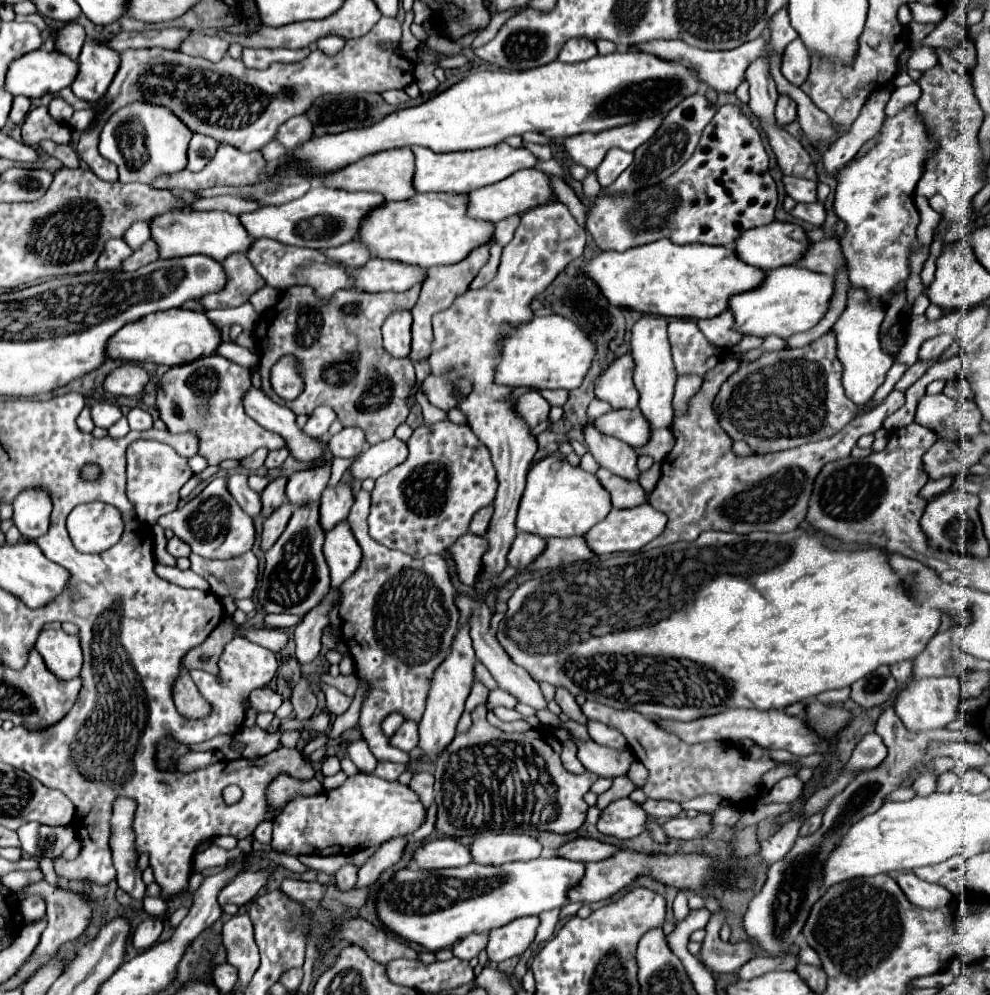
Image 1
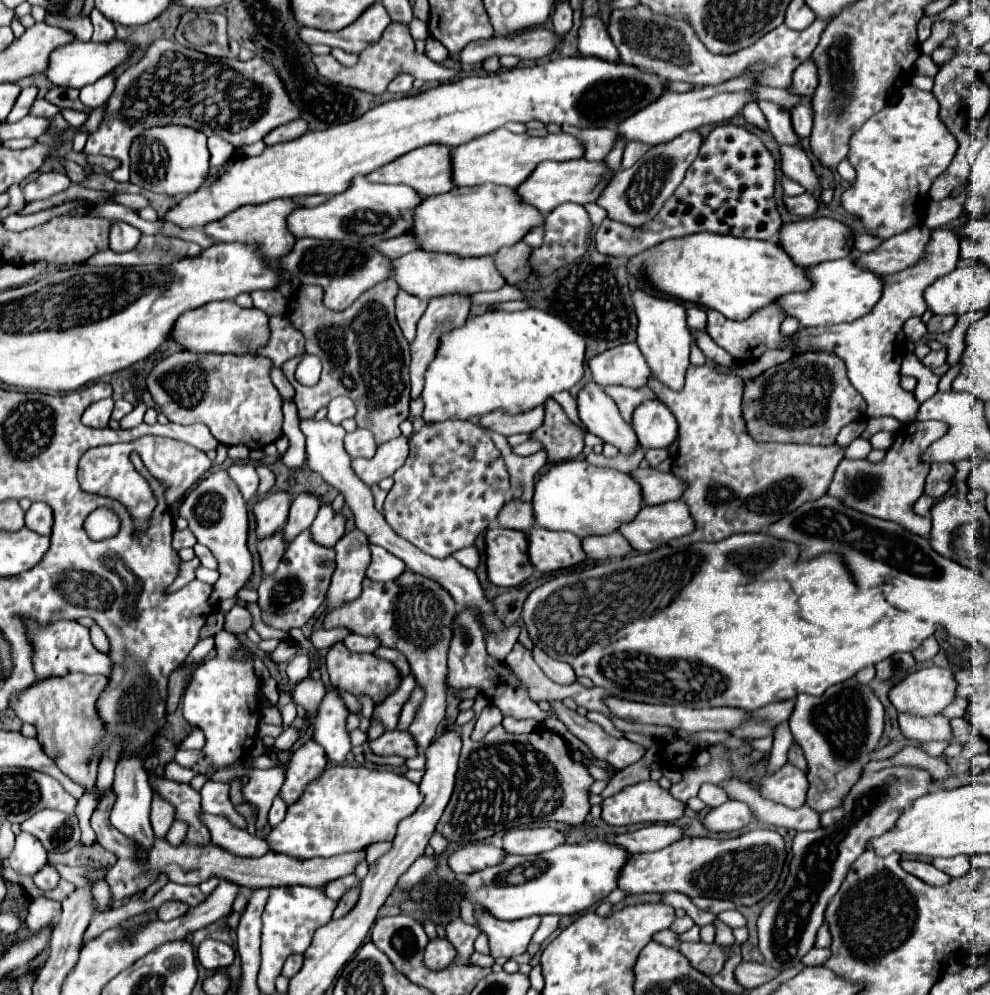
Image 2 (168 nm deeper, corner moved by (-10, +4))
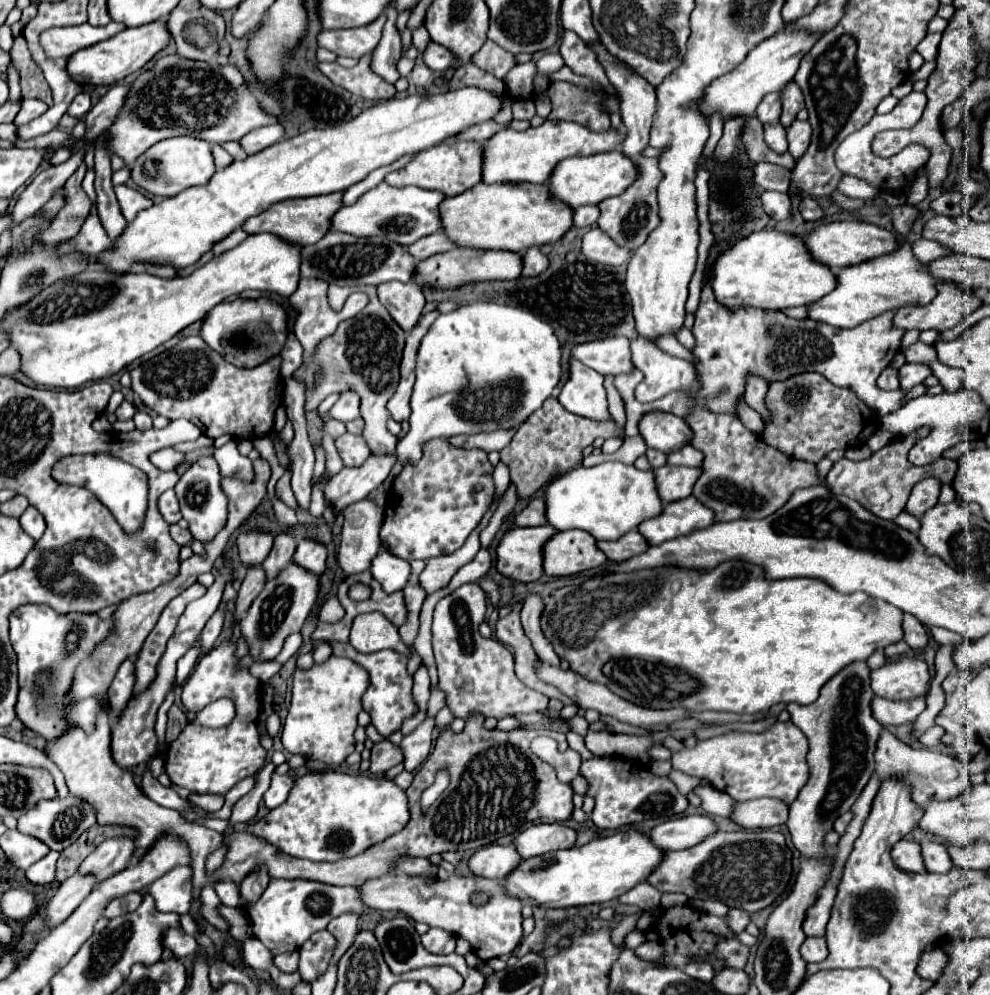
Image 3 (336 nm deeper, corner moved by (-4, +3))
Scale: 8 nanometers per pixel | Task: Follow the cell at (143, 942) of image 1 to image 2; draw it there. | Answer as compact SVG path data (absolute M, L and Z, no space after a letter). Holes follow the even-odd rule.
M166 901L166 903L162 903L162 907L156 911L156 915L158 915L158 919L162 919L162 921L172 921L172 919L176 919L176 917L182 917L188 909L190 909L190 905L184 903L184 901Z

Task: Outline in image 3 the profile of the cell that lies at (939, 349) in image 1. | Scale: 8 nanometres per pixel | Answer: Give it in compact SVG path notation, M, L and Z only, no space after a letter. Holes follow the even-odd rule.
M904 364L898 372L900 372L900 388L902 390L910 390L912 386L924 382L932 374L930 366L924 366L924 364Z

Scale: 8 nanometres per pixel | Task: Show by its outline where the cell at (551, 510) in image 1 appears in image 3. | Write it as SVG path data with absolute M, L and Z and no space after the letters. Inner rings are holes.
M604 462L592 468L578 466L560 474L542 488L546 520L556 530L586 530L596 540L616 540L634 530L642 520L662 512L662 502L654 486L654 472L642 472L622 462Z

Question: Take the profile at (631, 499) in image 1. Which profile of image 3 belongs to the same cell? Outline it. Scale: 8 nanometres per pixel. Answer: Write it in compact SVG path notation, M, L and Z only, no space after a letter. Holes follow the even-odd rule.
M662 466L654 470L658 496L662 502L676 502L692 494L692 486L700 476L700 468L688 466Z

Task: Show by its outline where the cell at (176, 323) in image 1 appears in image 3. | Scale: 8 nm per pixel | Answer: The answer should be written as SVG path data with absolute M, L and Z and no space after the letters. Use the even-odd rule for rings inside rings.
M268 298L258 300L234 300L234 302L220 302L210 310L210 314L202 320L200 336L202 340L222 354L226 362L238 366L238 368L254 368L268 358L276 356L286 340L288 324L286 324L286 310L284 306L276 304Z

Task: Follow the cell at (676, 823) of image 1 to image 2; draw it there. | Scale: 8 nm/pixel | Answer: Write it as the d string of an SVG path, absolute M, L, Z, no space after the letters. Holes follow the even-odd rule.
M726 801L724 805L712 809L704 819L704 825L712 831L736 831L752 823L756 823L756 817L742 801Z

